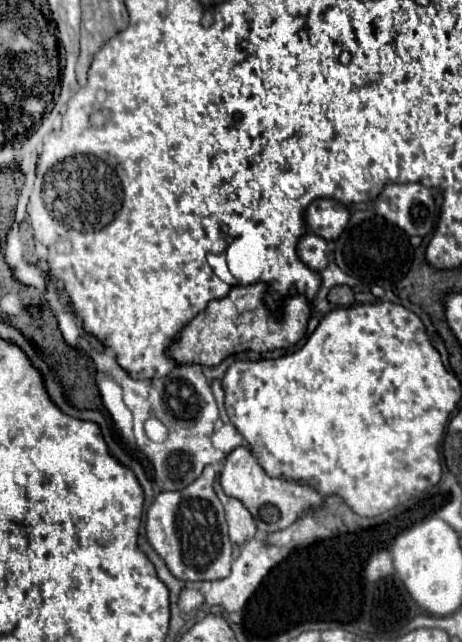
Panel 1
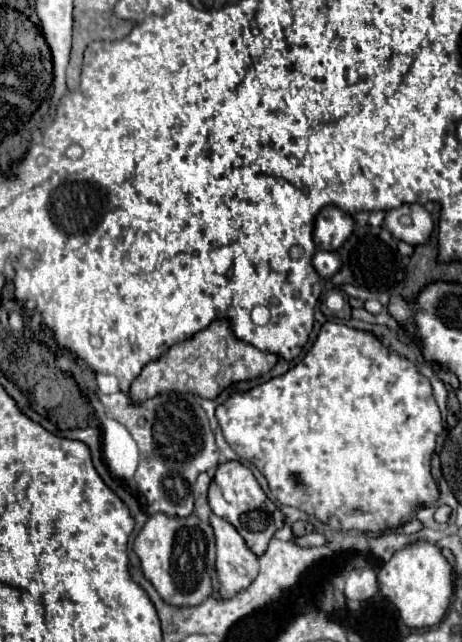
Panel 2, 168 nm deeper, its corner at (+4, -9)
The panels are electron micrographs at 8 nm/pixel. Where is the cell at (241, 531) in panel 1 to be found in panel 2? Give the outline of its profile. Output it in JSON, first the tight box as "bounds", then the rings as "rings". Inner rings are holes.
{"bounds":[209,514,259,600],"rings":[[[215,514],[209,520],[215,534],[215,550],[217,550],[217,576],[219,576],[219,592],[221,600],[229,600],[245,590],[259,574],[259,562],[247,544],[239,536],[239,532],[223,518]]]}

